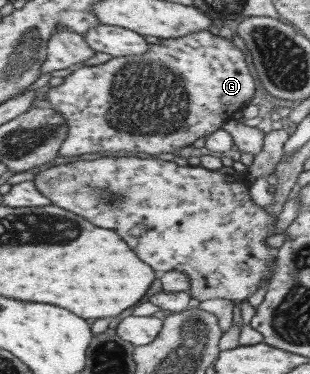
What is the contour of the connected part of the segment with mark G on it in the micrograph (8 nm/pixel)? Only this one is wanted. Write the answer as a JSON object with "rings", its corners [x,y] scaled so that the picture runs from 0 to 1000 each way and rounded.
{"rings":[[[674,80],[626,86],[584,99],[561,107],[523,104],[516,118],[484,123],[484,139],[452,144],[452,150],[371,155],[335,166],[335,171],[316,171],[316,176],[242,179],[226,201],[203,209],[200,225],[161,233],[139,278],[158,281],[187,307],[200,307],[206,324],[219,329],[219,340],[226,340],[226,353],[194,388],[194,417],[219,422],[219,417],[258,417],[261,412],[303,412],[303,406],[410,406],[413,417],[445,417],[452,406],[487,414],[561,406],[561,401],[597,390],[616,390],[639,369],[677,364],[677,358],[713,345],[716,332],[726,332],[729,324],[752,318],[755,302],[781,297],[806,275],[819,246],[826,246],[826,219],[806,182],[800,182],[794,144],[774,128],[761,128],[752,107],[729,107],[729,102],[713,102],[710,94],[681,91]]]}

